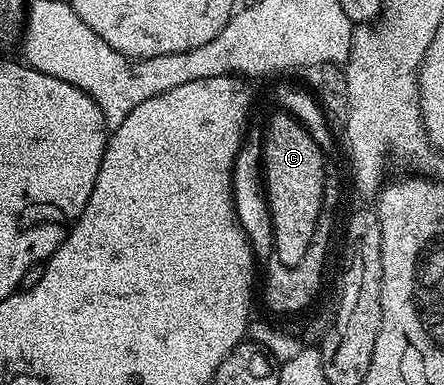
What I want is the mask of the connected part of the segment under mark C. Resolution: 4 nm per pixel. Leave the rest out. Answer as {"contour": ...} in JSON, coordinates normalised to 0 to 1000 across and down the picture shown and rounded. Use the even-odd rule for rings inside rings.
{"contour":[[[617,291],[606,319],[595,319],[592,423],[597,509],[606,522],[608,566],[615,574],[615,644],[622,678],[640,691],[662,691],[682,675],[700,613],[709,613],[709,582],[718,571],[718,540],[727,530],[734,405],[727,387],[694,348],[673,312],[640,291]]]}

